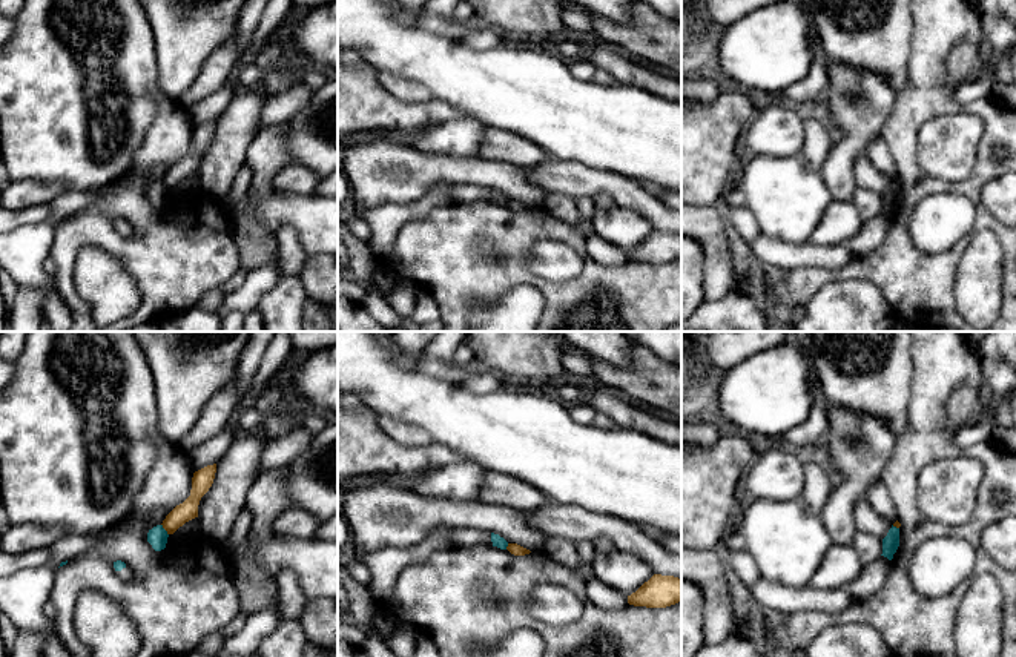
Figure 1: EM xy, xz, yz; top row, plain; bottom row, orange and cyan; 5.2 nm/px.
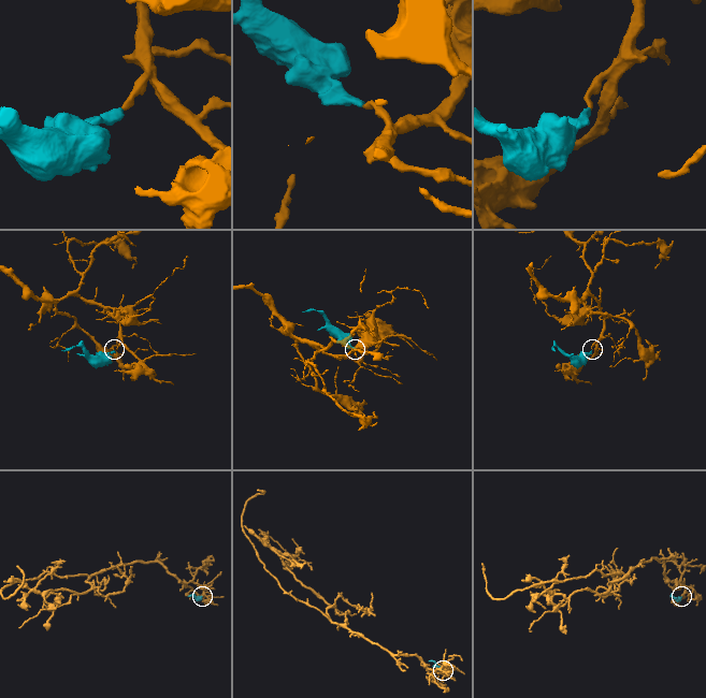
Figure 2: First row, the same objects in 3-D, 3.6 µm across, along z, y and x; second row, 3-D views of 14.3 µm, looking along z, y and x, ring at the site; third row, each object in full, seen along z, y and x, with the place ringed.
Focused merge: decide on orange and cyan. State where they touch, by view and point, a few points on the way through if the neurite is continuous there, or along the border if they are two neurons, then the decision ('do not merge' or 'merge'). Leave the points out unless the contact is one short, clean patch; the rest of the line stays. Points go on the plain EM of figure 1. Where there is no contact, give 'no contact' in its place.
contact xy (164, 184); border xy (161, 180), (168, 191); do not merge

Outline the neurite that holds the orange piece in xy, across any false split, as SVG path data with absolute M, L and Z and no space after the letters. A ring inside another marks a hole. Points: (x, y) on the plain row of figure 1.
M216 120L193 129L190 152L183 160L176 161L161 180L167 190L173 190L186 178L198 173L200 157L212 143L215 129Z

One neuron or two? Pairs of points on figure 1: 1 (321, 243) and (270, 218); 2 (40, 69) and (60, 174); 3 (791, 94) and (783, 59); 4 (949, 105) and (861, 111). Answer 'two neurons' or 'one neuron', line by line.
1: one neuron
2: one neuron
3: two neurons
4: two neurons

